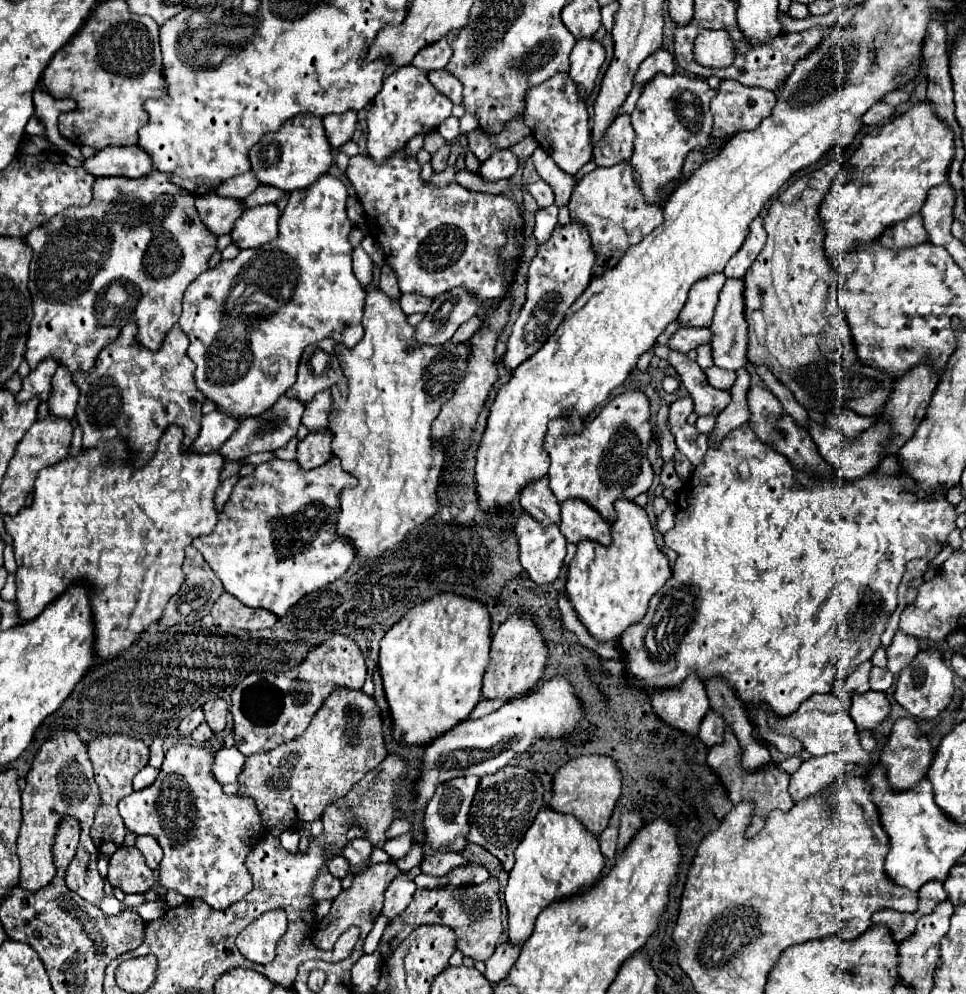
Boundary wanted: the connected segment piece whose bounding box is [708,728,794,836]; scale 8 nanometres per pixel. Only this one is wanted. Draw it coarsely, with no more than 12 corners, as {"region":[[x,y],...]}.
{"region":[[732,728],[708,752],[730,800],[752,800],[754,836],[766,816],[794,806],[778,762],[746,770]]}

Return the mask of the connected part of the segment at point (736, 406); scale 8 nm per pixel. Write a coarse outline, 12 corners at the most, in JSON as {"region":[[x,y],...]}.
{"region":[[748,364],[732,386],[732,402],[720,412],[708,444],[748,422],[744,392],[750,386]]}

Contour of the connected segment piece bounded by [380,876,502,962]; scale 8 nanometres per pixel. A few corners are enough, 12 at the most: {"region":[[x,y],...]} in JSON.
{"region":[[500,880],[416,890],[388,924],[384,958],[420,924],[446,924],[458,950],[498,946]]}

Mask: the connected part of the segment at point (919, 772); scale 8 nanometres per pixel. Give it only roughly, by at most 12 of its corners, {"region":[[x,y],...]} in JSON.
{"region":[[898,718],[880,750],[892,788],[926,778],[934,750],[912,718]]}

